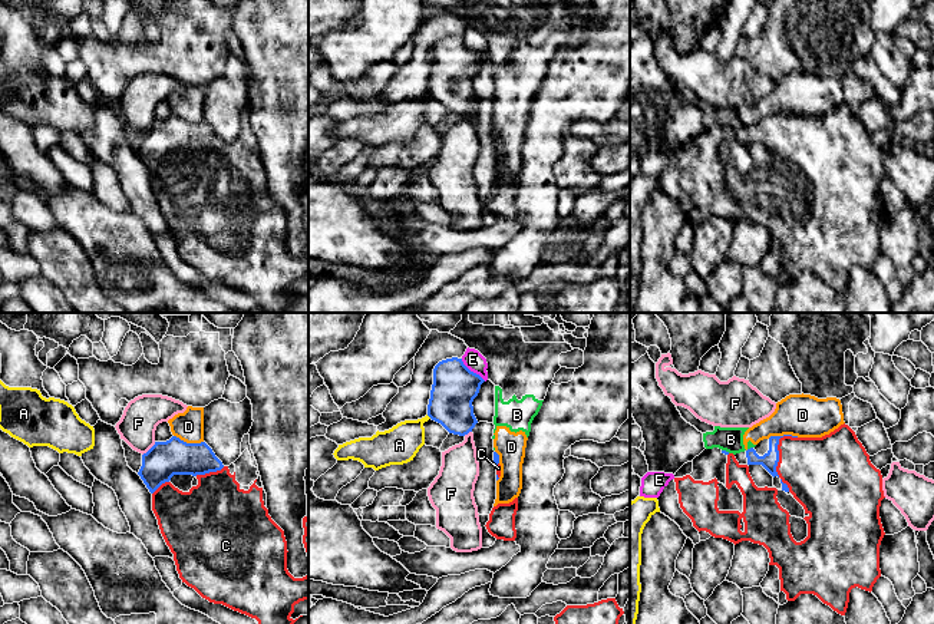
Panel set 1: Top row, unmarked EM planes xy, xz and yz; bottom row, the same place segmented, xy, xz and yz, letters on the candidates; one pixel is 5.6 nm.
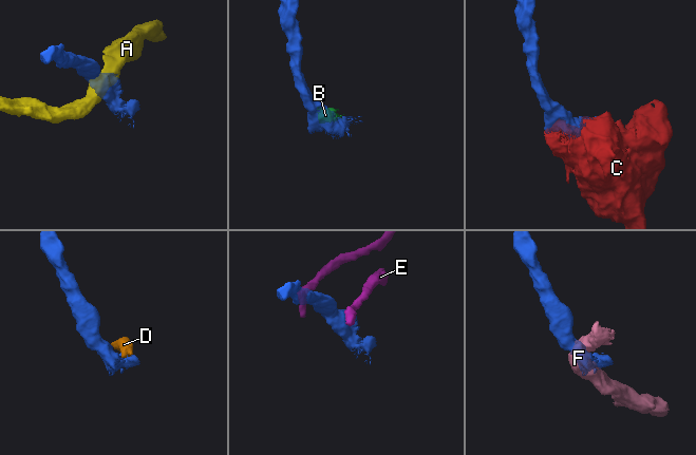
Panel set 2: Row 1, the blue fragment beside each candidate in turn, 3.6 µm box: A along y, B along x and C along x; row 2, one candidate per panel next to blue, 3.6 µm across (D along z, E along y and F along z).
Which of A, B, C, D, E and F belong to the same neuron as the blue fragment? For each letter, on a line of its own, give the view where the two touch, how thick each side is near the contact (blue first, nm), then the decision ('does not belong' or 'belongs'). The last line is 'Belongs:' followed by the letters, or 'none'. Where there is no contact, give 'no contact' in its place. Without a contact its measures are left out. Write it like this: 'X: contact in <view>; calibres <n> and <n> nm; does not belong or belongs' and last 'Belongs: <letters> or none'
A: contact in xz; calibres 240 and 220 nm; does not belong
B: contact in yz; calibres 20 and 140 nm; does not belong
C: contact in yz; calibres 100 and 400 nm; belongs
D: contact in xy; calibres 200 and 170 nm; does not belong
E: contact in xz; calibres 240 and 110 nm; does not belong
F: contact in xy; calibres 200 and 200 nm; does not belong
Belongs: C

